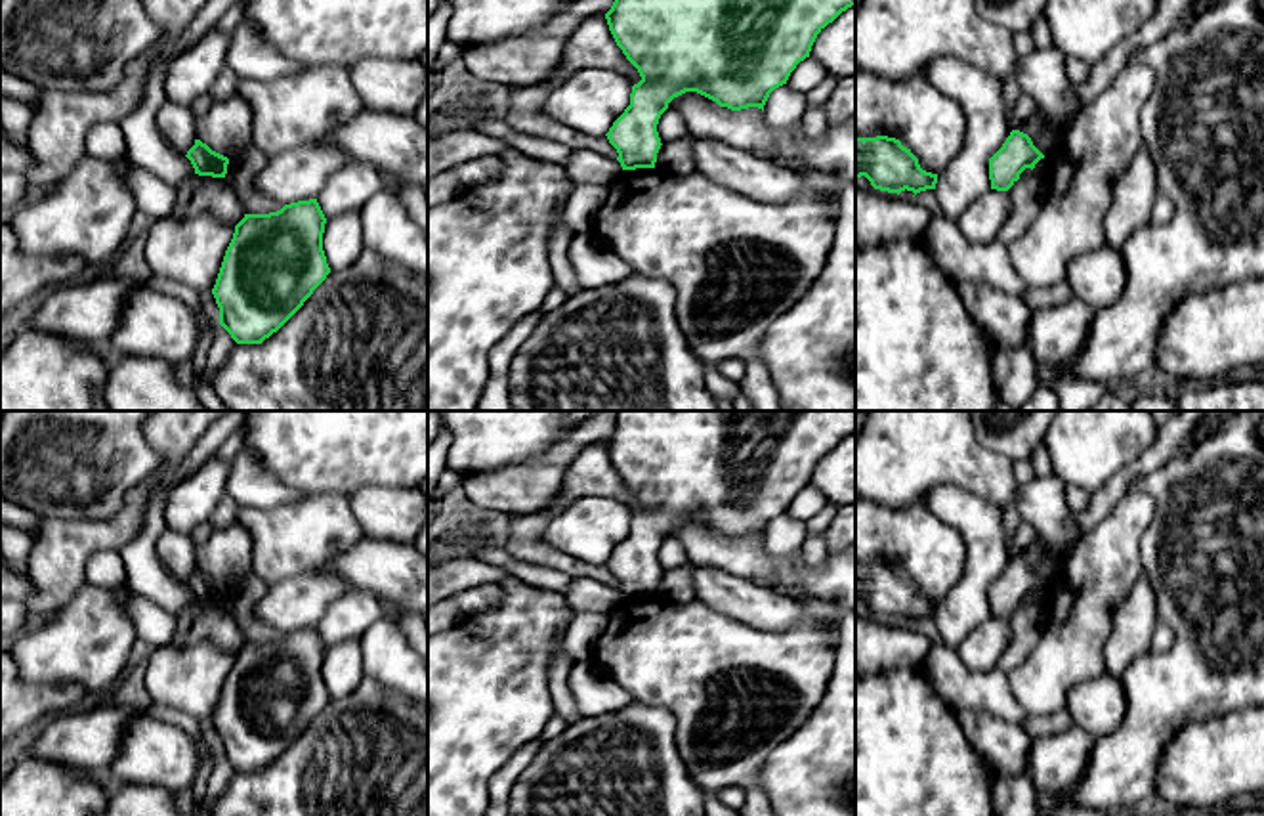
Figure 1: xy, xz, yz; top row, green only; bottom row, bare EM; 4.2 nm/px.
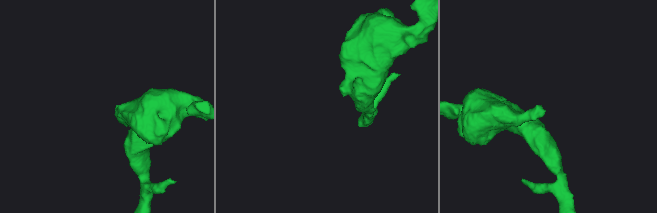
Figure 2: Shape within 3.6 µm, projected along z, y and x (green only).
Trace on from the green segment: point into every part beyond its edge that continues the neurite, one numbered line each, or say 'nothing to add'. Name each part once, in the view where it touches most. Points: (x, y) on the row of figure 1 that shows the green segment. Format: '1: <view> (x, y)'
nothing to add

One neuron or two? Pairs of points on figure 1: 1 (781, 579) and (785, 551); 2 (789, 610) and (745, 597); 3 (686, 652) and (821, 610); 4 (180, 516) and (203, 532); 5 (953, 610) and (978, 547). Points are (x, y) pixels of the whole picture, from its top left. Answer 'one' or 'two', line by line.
1: one
2: one
3: one
4: two
5: one

